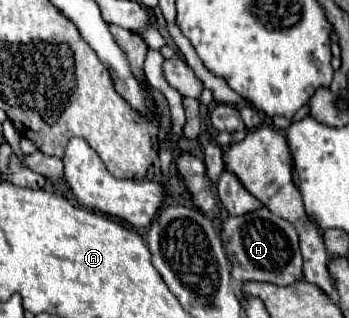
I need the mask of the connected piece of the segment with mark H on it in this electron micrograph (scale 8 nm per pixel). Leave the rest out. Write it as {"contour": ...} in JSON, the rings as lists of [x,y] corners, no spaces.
{"contour":[[[267,207],[251,211],[241,217],[227,217],[223,221],[221,237],[225,241],[225,251],[231,261],[231,277],[247,283],[247,281],[267,281],[273,285],[291,285],[303,279],[303,259],[299,249],[299,237],[295,227],[273,215]]]}

